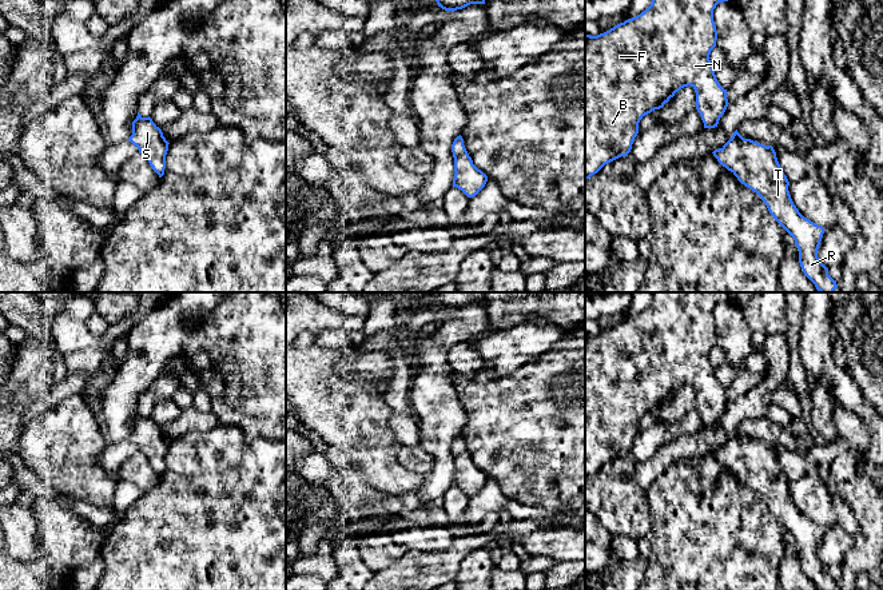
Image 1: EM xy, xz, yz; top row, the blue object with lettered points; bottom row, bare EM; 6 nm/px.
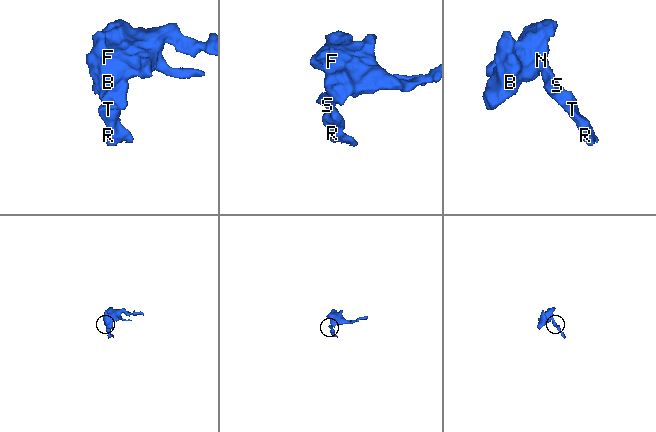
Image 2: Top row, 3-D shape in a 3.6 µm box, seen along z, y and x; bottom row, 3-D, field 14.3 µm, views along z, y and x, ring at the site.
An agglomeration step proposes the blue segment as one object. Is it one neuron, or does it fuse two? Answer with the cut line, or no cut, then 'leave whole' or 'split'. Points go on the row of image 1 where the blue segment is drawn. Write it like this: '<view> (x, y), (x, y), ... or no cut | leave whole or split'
no cut | leave whole

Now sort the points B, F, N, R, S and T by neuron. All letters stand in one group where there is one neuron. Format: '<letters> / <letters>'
B F N R S T

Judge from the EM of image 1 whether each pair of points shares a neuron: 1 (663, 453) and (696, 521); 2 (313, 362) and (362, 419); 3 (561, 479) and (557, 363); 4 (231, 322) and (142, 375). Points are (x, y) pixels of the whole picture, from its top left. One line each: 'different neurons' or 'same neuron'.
1: different neurons
2: same neuron
3: same neuron
4: different neurons

